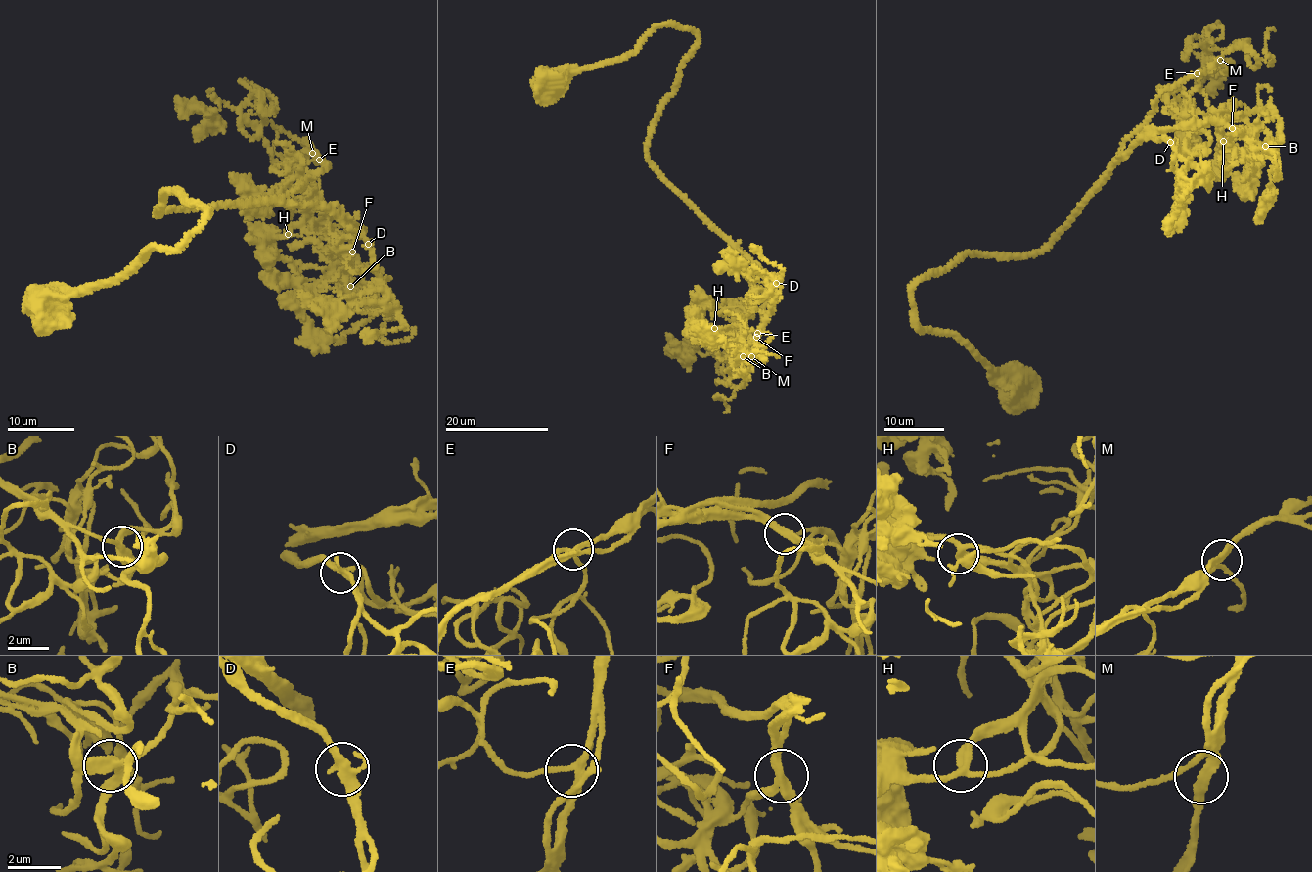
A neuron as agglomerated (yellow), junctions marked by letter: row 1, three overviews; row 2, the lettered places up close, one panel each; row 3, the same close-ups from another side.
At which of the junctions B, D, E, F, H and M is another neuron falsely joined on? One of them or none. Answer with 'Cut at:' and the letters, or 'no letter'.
Cut at: no letter

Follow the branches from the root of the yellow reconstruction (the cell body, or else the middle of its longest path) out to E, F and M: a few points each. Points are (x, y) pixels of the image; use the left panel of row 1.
E: (49, 298), (179, 249), (208, 210), (167, 193), (160, 216), (264, 205), (329, 168), (319, 160)
F: (49, 298), (179, 249), (208, 210), (170, 192), (160, 216), (270, 203), (334, 212), (361, 236), (352, 252)
M: (49, 298), (179, 249), (208, 210), (167, 193), (160, 216), (264, 205), (329, 168), (312, 153)

